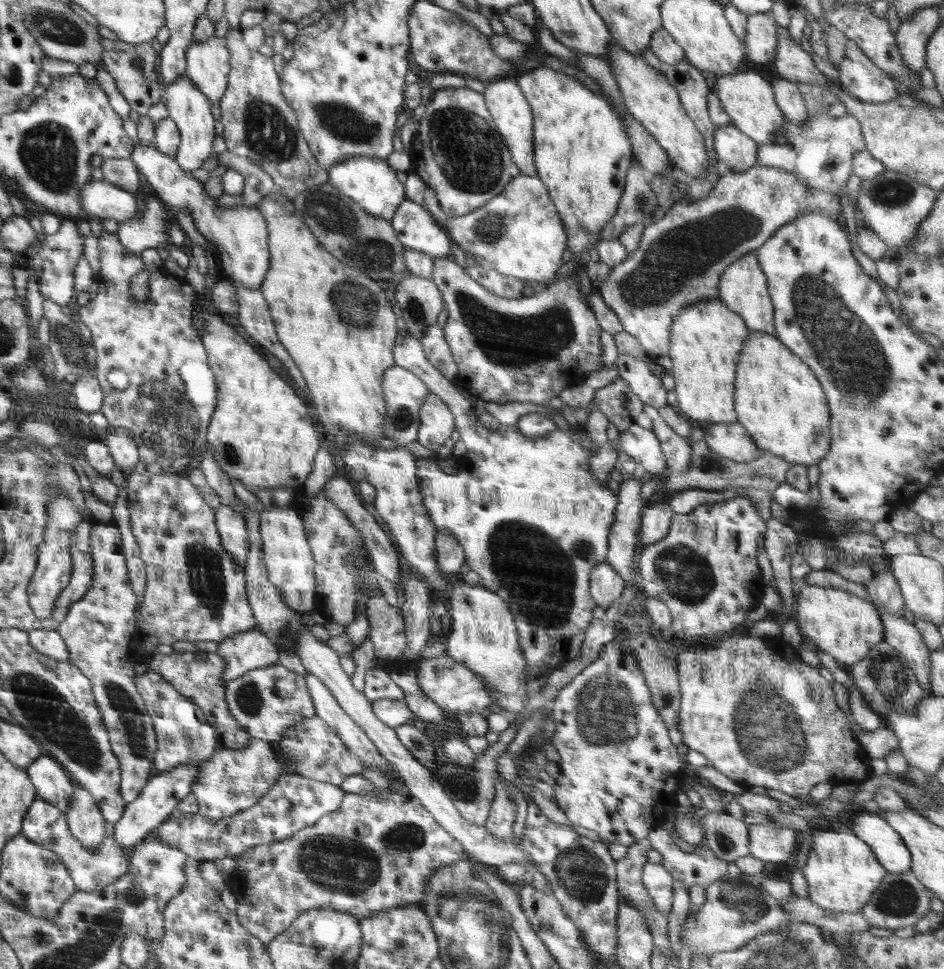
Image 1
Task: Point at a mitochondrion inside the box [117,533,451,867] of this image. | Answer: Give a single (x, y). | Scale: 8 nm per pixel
(207, 576)

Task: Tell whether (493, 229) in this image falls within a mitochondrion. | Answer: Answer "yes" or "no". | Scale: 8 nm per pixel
yes

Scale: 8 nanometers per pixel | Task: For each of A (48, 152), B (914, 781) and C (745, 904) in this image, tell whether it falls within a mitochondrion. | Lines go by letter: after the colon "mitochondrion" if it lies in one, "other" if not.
A: mitochondrion
B: mitochondrion
C: mitochondrion

